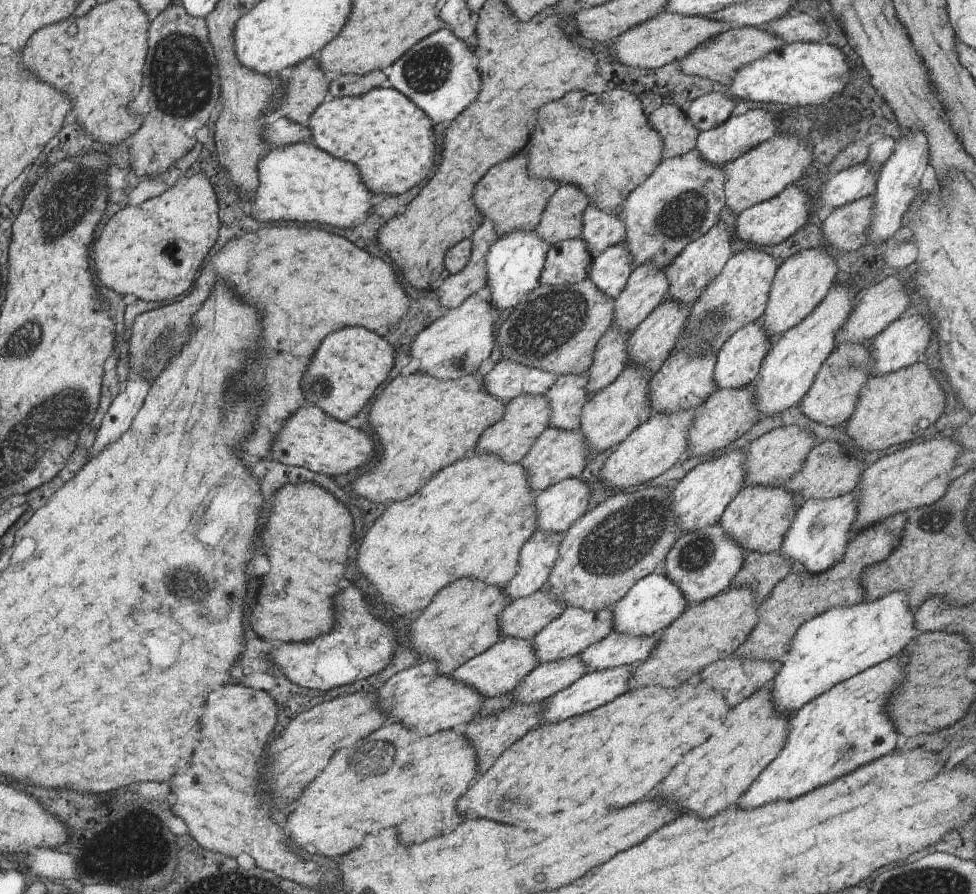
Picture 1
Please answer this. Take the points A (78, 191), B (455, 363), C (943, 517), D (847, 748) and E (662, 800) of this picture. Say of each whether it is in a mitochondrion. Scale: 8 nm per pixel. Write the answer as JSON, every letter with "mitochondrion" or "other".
{"A":"mitochondrion","B":"mitochondrion","C":"other","D":"mitochondrion","E":"other"}

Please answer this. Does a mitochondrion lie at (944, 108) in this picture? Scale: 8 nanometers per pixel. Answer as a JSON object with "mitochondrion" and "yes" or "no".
{"mitochondrion":"no"}

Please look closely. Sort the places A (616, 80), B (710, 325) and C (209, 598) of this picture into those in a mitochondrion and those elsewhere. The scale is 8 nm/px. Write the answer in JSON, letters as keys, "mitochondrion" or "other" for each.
{"A":"other","B":"mitochondrion","C":"mitochondrion"}

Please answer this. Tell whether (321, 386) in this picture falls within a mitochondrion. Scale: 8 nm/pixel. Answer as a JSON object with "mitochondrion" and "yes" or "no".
{"mitochondrion":"yes"}

